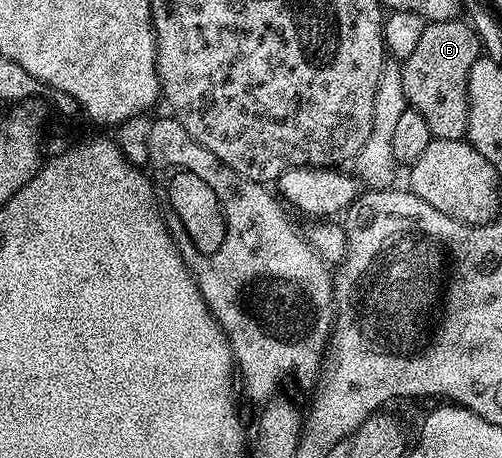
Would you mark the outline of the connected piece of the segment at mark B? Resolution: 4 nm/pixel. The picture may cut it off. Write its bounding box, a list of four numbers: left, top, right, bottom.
[401,18,484,139]

